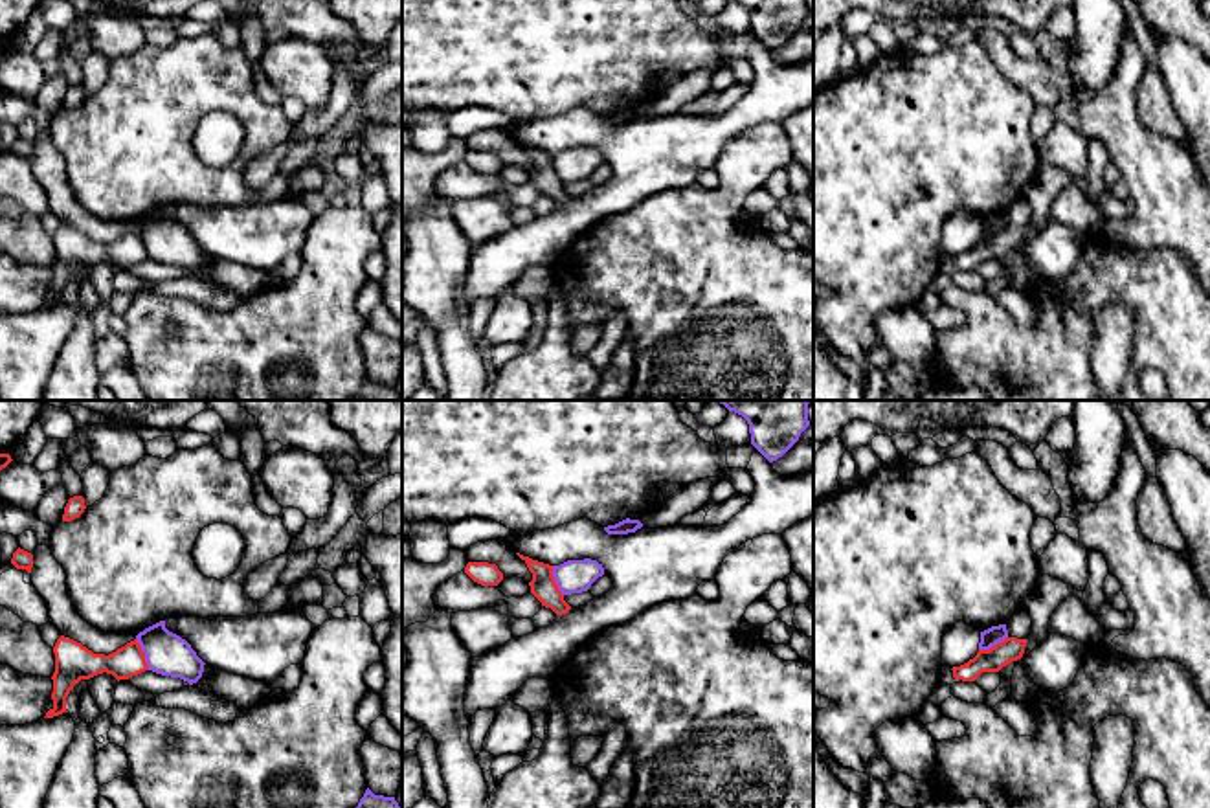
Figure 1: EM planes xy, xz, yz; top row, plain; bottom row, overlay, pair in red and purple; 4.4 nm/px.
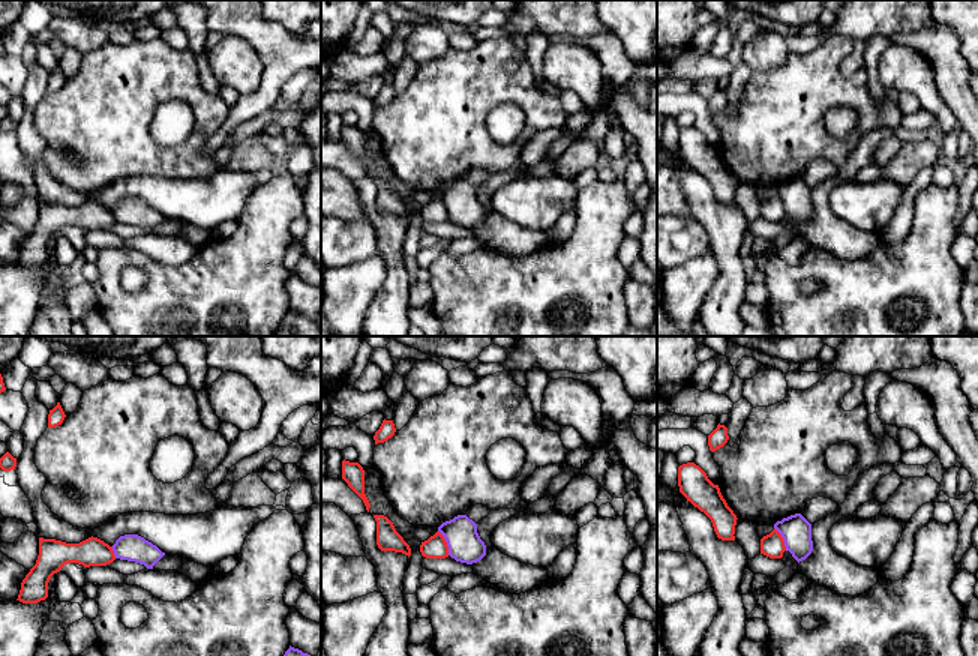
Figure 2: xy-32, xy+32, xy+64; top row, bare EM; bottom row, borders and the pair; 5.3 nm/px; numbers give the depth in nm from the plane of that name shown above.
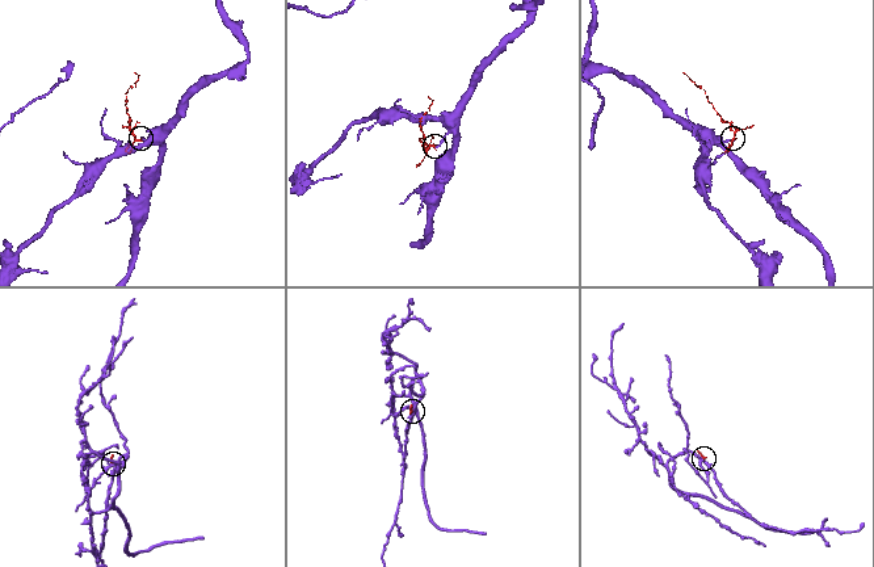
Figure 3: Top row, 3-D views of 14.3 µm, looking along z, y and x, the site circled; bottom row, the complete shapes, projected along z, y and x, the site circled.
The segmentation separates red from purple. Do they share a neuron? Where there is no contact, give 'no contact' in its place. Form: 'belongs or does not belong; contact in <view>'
does not belong; contact in xy

